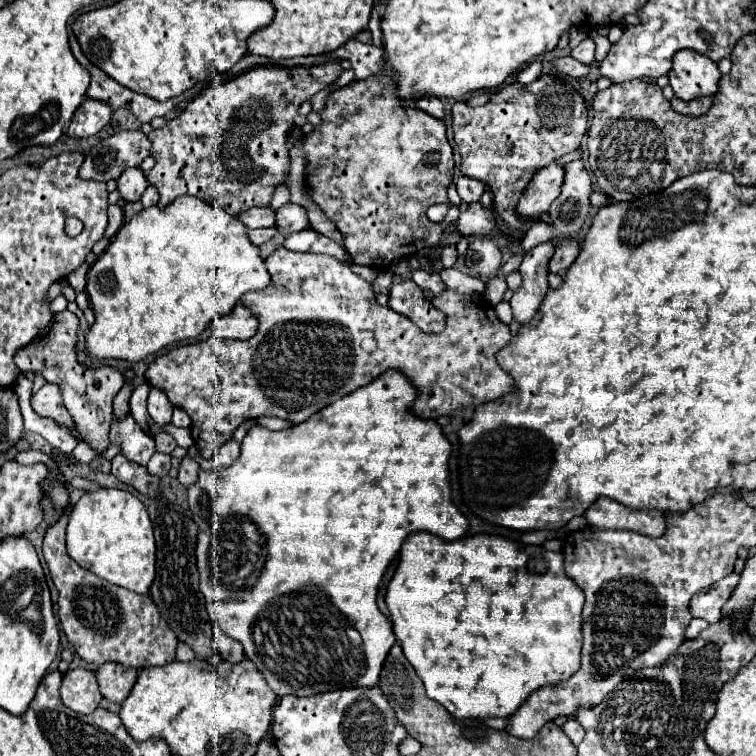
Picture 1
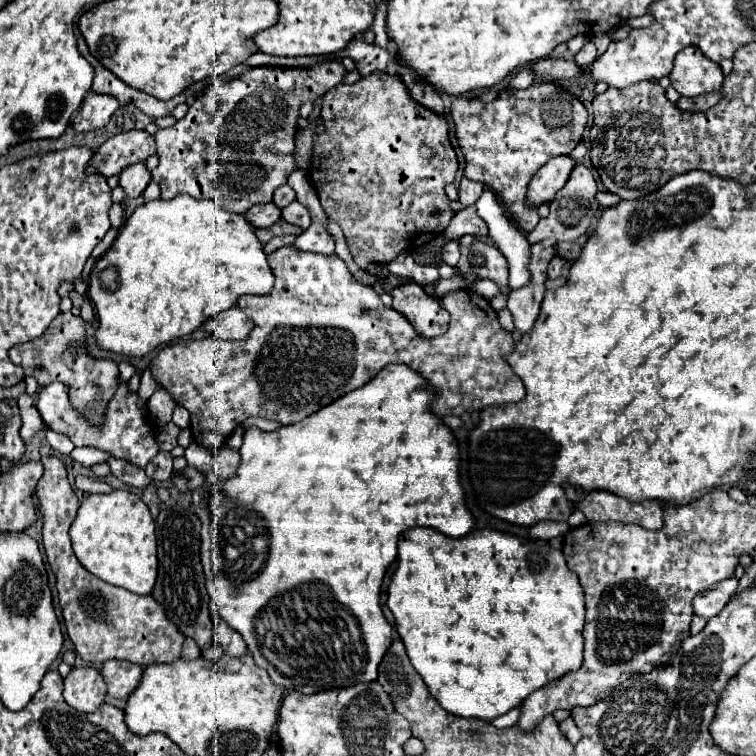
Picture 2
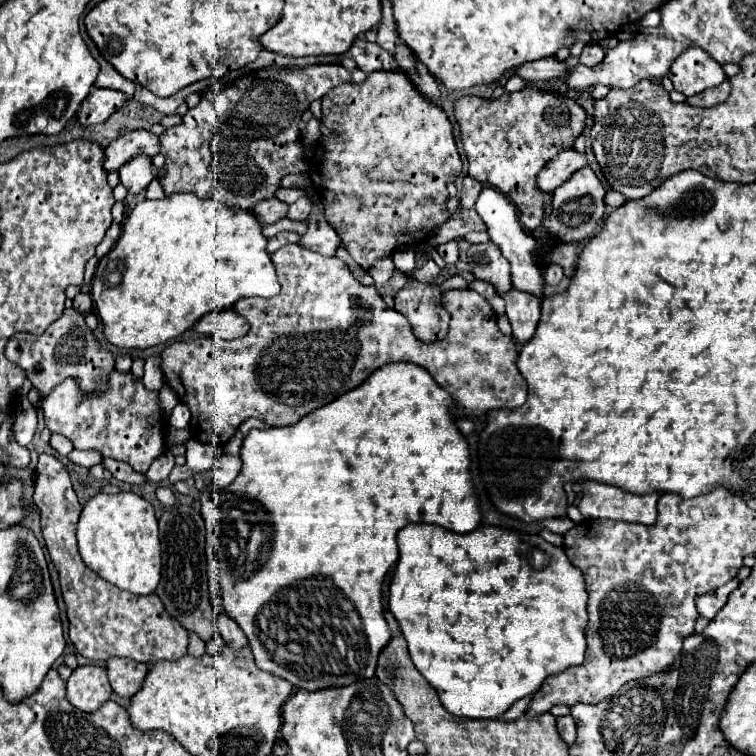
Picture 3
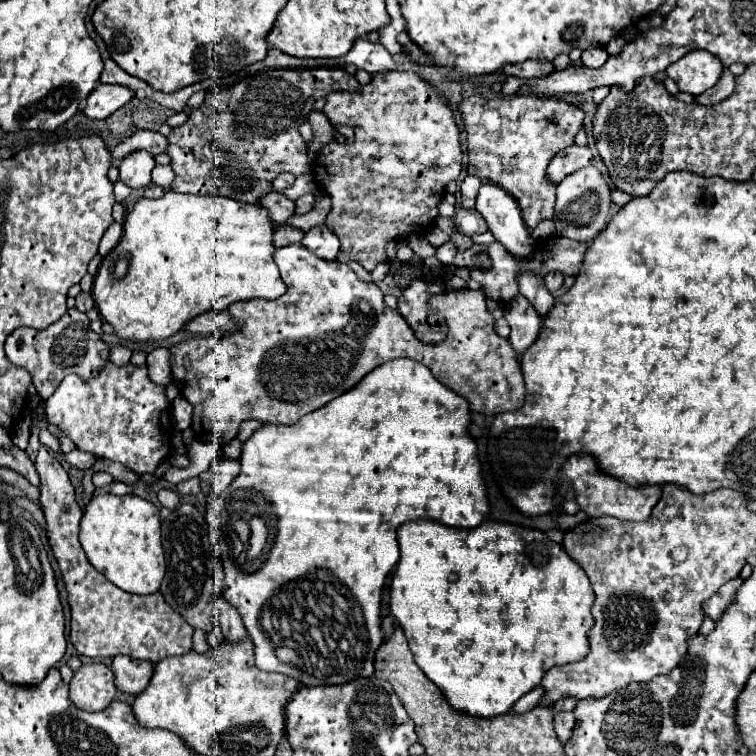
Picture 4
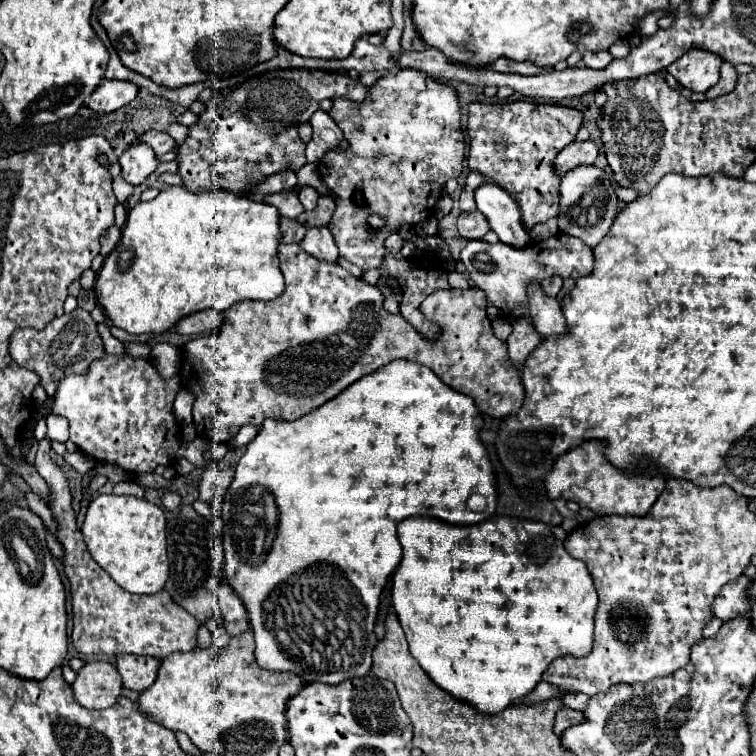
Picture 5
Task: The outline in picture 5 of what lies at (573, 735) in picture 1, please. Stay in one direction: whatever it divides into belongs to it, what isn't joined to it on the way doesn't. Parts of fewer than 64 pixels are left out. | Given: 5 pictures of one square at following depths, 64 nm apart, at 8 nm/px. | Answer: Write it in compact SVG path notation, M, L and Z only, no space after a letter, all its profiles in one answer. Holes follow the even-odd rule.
M560 708L560 712L556 714L556 724L554 724L554 732L556 734L564 734L566 728L578 724L582 720L582 712L578 710L570 710L570 708Z

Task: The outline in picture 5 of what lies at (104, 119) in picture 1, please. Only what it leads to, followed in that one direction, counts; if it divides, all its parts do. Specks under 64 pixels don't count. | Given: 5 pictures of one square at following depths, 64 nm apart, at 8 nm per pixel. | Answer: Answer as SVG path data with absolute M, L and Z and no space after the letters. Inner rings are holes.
M102 80L92 96L86 100L86 106L98 114L114 112L126 104L130 104L138 94L138 88L132 82L122 80Z

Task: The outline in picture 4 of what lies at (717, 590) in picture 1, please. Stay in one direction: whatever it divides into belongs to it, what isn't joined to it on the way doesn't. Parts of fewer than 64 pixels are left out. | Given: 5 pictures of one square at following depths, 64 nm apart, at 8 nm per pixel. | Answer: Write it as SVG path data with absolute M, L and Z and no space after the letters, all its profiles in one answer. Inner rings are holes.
M734 578L730 582L726 582L716 594L712 594L708 600L704 600L704 614L712 620L718 620L722 616L722 612L726 610L726 606L732 602L732 598L736 596L736 590L740 588L742 578Z

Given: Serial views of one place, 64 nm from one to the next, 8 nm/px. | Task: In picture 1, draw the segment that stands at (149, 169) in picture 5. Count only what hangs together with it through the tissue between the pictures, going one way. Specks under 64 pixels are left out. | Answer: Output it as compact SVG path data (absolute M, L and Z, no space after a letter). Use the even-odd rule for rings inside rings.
M128 168L122 172L122 176L116 180L118 192L126 202L138 202L148 188L148 180L140 168Z

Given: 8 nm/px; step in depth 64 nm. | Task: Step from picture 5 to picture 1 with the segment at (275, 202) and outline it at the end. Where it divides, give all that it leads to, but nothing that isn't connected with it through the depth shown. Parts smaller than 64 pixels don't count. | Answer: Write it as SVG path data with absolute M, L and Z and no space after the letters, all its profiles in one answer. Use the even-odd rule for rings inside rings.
M250 208L248 212L242 212L236 216L246 228L270 228L274 224L274 212L266 208Z

